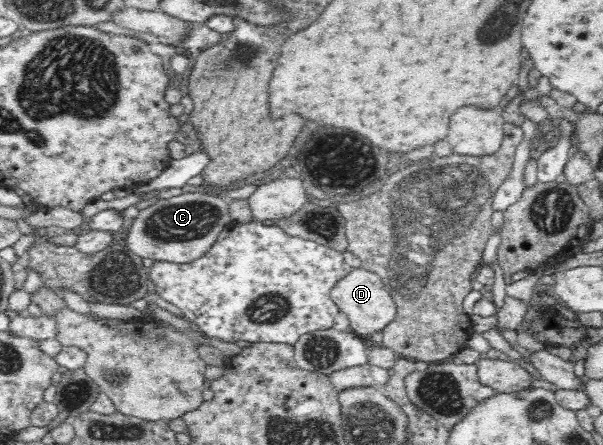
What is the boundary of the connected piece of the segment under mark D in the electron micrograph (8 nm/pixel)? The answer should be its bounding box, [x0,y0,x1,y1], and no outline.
[330,266,397,338]

